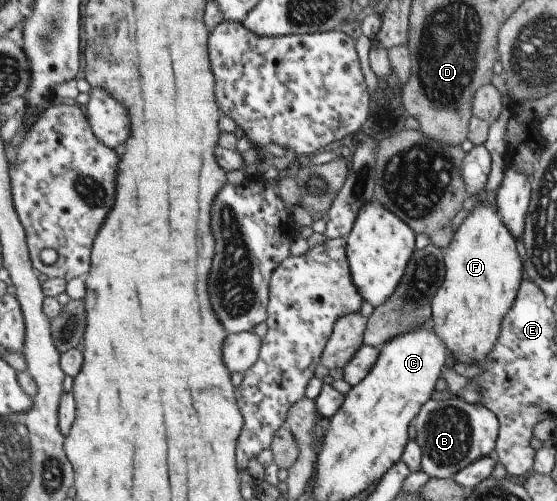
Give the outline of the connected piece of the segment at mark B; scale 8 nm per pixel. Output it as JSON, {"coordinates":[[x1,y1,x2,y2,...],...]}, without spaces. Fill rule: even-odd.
{"coordinates":[[460,395,439,401,430,399,423,405,415,422,416,441,424,453,421,471,431,478,449,479,481,457,495,454,500,436,500,421,486,405,471,404]]}

